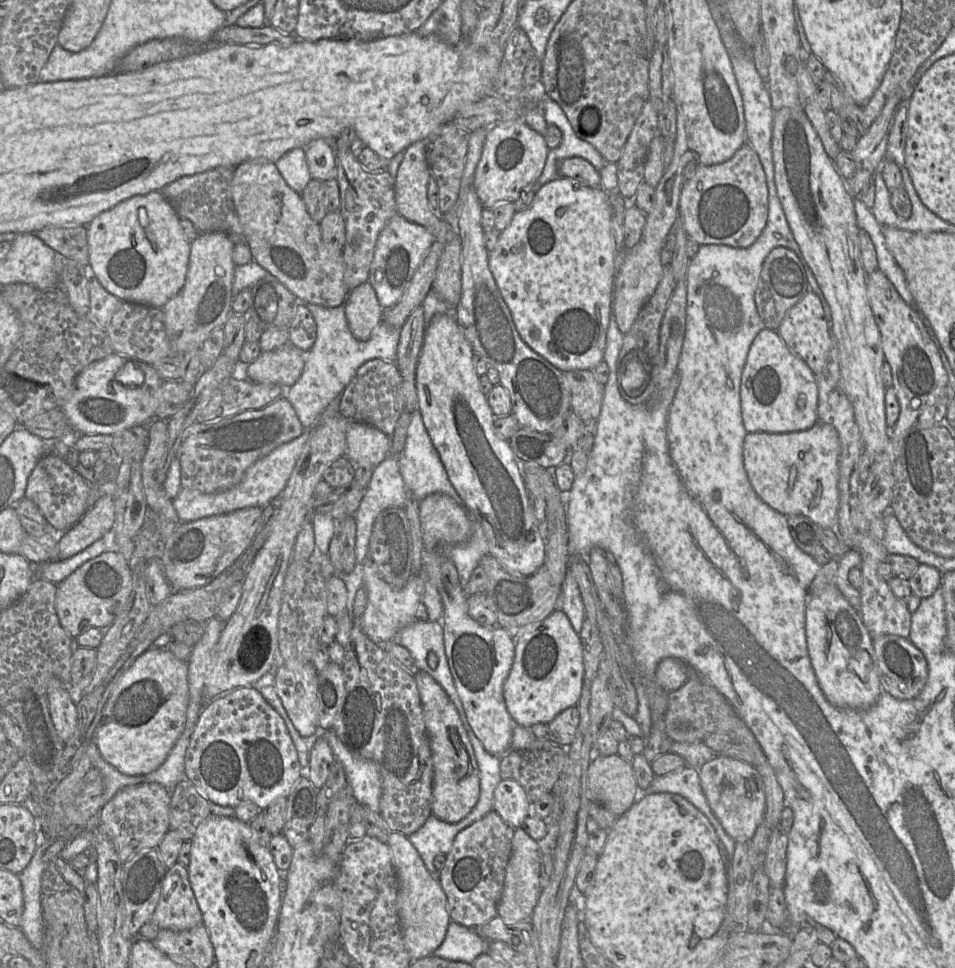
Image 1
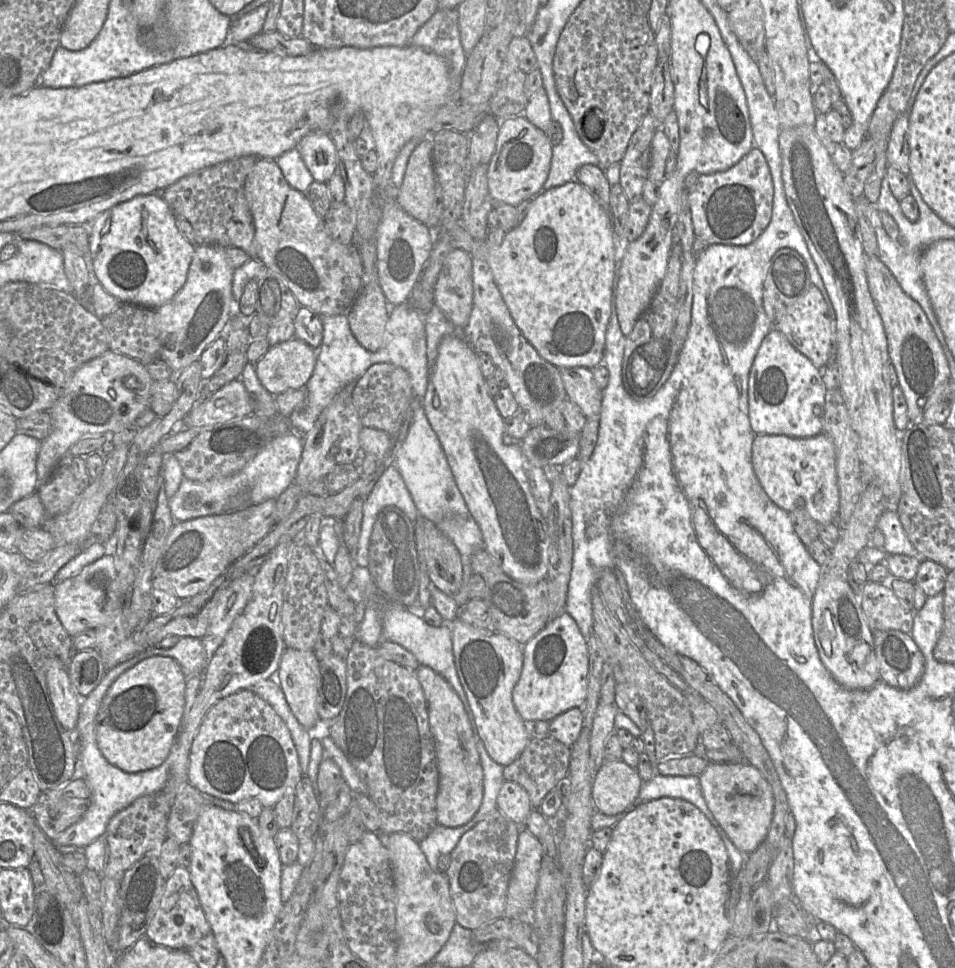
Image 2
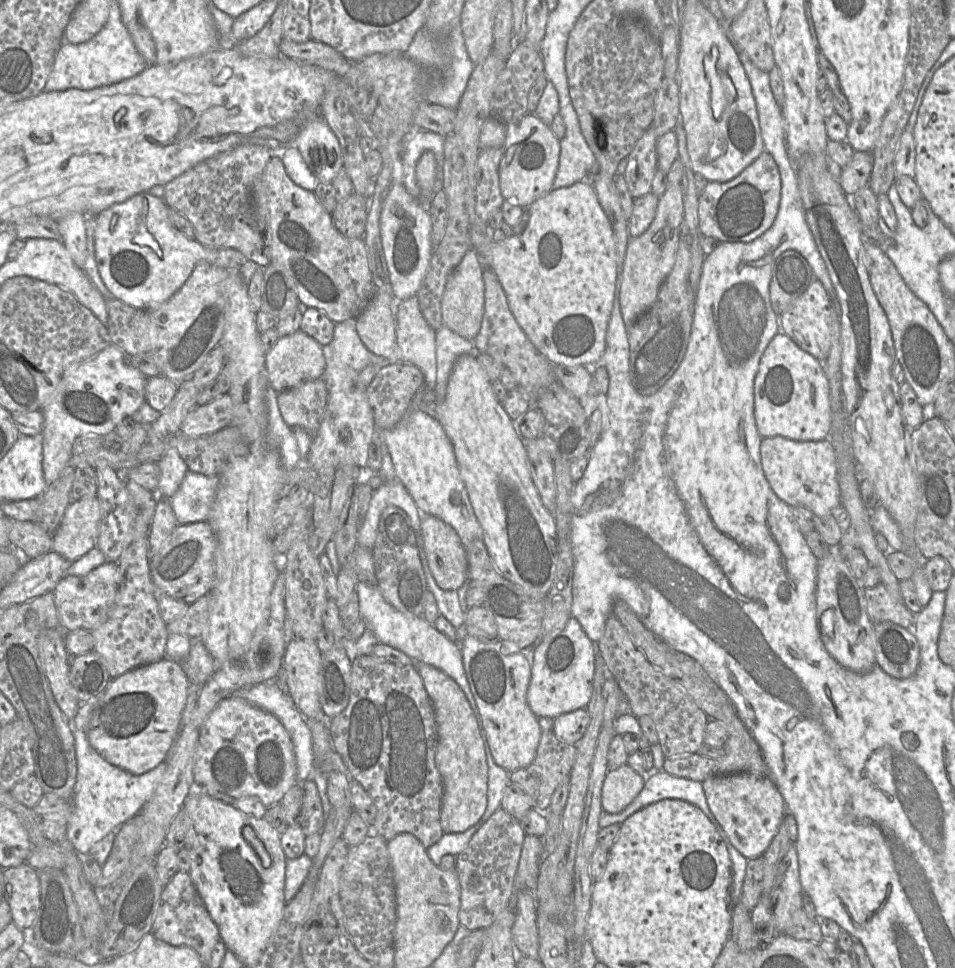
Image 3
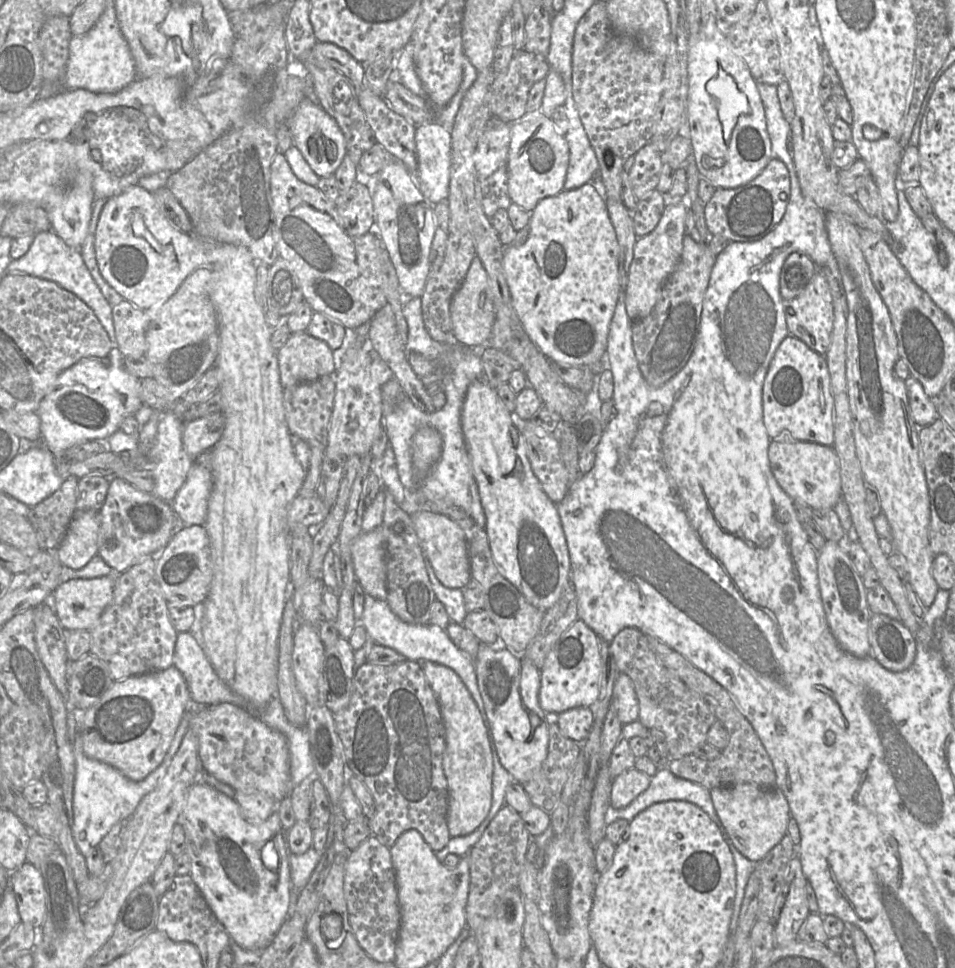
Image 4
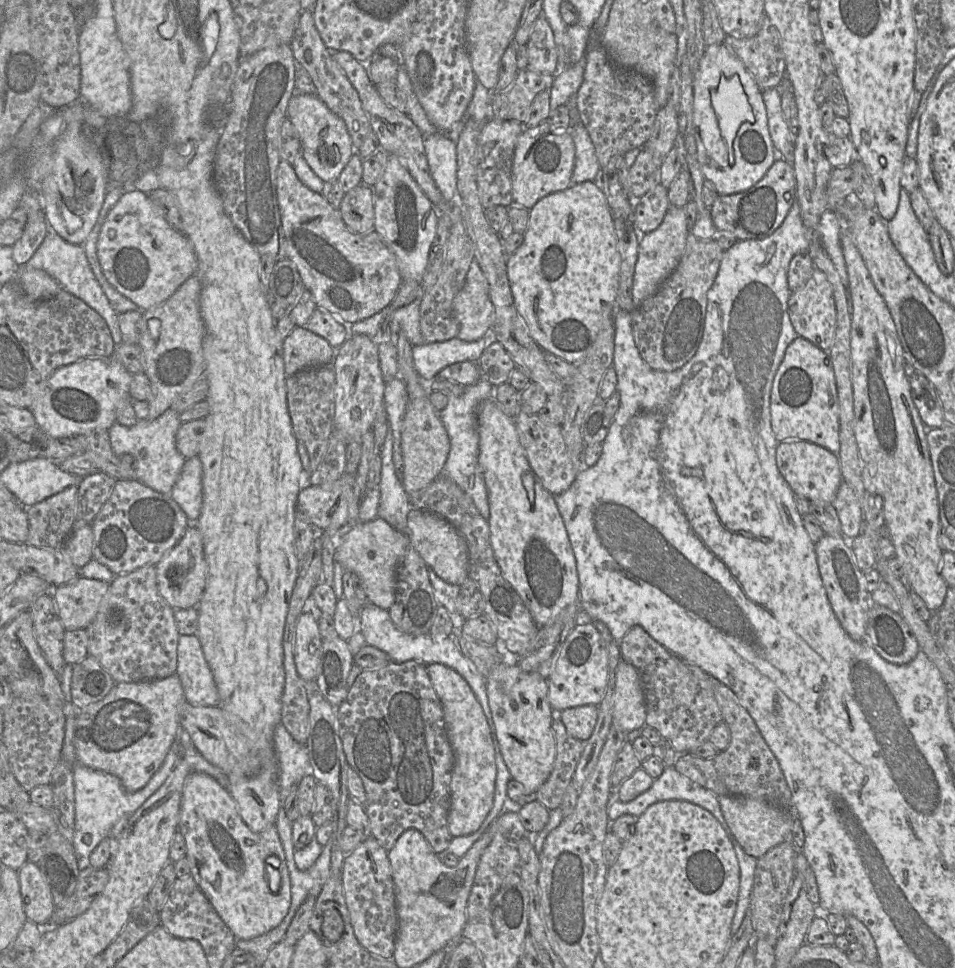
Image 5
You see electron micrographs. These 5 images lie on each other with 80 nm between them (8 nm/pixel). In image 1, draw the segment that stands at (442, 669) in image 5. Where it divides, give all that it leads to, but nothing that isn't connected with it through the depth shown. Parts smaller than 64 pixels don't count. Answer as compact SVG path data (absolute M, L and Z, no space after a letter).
M419 670L418 673L415 675L415 680L417 683L418 692L420 695L422 708L423 708L423 715L424 715L424 722L426 726L426 730L428 732L429 741L430 741L430 747L432 752L432 761L433 761L433 794L432 794L432 813L439 818L442 821L448 822L448 823L457 823L464 819L474 808L474 806L477 804L480 796L480 777L479 777L479 768L478 763L475 757L475 753L472 747L472 744L470 742L470 739L468 737L467 731L465 730L463 723L461 721L461 718L459 716L459 713L453 704L453 702L450 700L448 694L445 692L445 690L442 688L442 686L427 672Z

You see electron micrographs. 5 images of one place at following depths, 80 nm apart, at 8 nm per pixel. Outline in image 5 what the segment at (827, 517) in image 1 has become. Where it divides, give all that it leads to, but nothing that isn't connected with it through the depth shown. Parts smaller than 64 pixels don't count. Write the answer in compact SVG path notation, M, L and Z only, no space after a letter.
M785 440L777 445L775 460L780 474L788 483L794 494L802 495L809 501L823 501L827 503L834 501L842 483L841 467L836 454L812 442Z

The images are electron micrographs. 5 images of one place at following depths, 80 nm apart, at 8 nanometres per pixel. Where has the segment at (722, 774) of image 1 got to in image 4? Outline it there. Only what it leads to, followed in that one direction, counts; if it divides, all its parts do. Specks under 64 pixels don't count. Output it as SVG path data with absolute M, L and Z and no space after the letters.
M742 783L710 789L710 795L734 847L750 861L761 861L786 835L791 812L787 798L779 788Z

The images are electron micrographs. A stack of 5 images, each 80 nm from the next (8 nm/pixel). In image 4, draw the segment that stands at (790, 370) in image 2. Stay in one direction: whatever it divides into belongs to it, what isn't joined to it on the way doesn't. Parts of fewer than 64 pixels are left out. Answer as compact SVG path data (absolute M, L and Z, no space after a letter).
M790 334L776 350L763 381L762 418L771 440L834 445L834 397L825 356Z

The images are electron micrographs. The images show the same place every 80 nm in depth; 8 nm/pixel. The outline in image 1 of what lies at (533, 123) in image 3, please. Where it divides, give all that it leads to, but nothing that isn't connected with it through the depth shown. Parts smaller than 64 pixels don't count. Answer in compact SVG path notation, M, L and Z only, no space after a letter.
M522 119L491 126L472 182L483 208L514 203L523 190L533 189L543 172L549 150L544 136L530 129Z

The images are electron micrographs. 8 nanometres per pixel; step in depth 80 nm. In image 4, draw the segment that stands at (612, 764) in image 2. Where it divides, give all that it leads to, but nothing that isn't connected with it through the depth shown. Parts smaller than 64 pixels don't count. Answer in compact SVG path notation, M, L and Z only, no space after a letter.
M631 768L612 780L610 806L622 809L628 806L636 797L647 790L652 777Z

